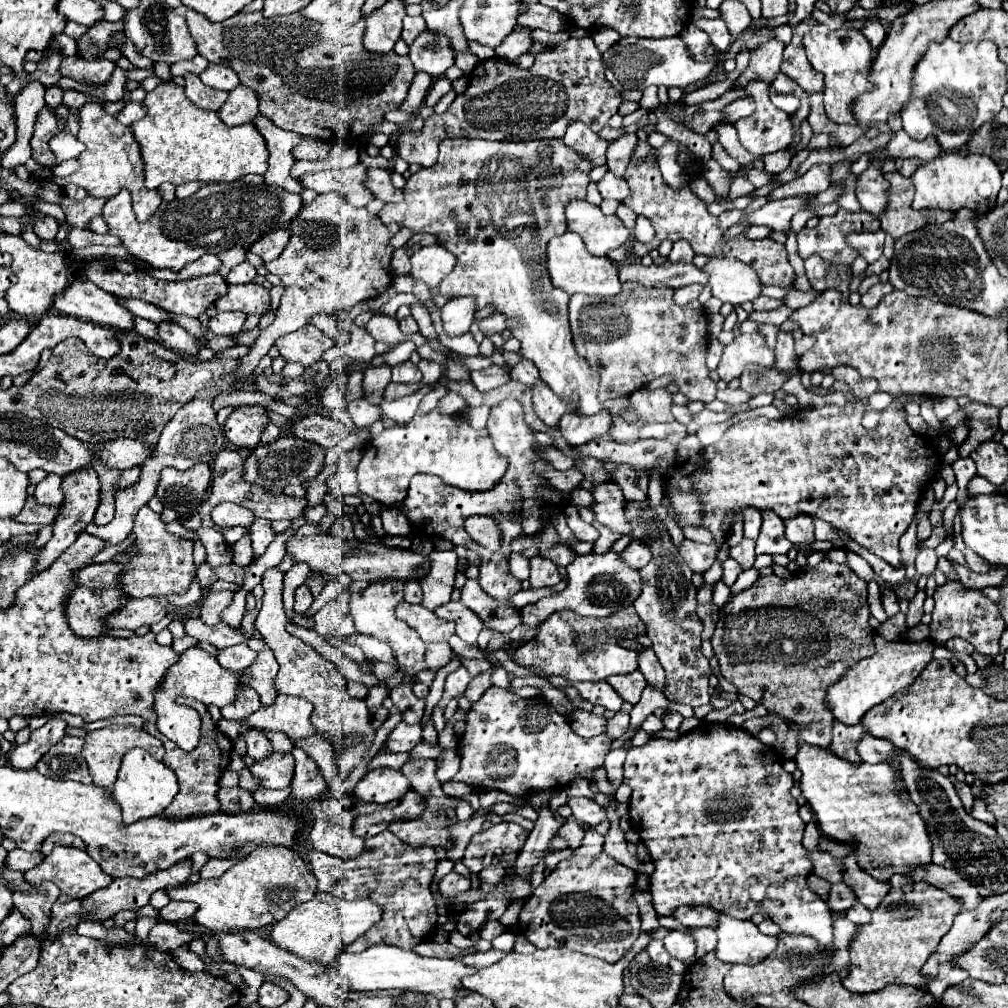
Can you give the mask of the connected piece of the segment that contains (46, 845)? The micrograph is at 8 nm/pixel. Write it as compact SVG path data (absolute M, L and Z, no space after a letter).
M51 834L45 842L43 842L43 848L41 852L47 856L51 854L51 850L55 846L73 846L73 848L83 848L85 850L85 842L81 842L81 838L73 836L73 834Z

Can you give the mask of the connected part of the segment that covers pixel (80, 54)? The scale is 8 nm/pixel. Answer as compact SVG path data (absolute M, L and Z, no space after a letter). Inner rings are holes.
M99 22L95 26L91 26L85 36L77 38L77 58L85 58L85 60L97 60L101 58L101 54L105 54L109 50L109 36L111 32L121 30L123 24L121 22Z

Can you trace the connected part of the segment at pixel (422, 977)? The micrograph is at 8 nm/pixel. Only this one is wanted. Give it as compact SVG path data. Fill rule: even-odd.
M373 944L365 948L359 954L351 952L341 952L333 964L327 966L327 972L337 972L347 976L349 986L353 990L389 990L389 988L399 988L399 990L419 990L419 992L429 992L435 994L437 998L453 998L455 990L463 990L461 978L467 974L473 974L475 968L465 966L459 960L447 958L423 958L411 950L403 950L399 946L389 946L389 944Z

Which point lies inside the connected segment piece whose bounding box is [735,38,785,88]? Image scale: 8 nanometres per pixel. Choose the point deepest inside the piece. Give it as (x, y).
(764, 63)

